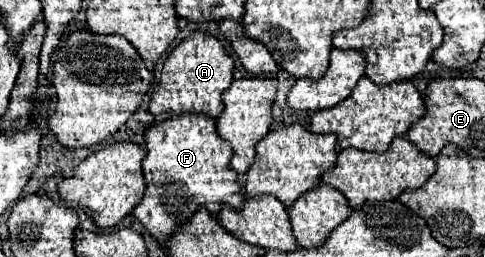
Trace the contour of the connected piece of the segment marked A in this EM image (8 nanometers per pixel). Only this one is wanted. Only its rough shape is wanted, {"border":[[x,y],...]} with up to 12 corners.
{"border":[[192,32],[168,54],[148,110],[218,118],[234,60]]}

